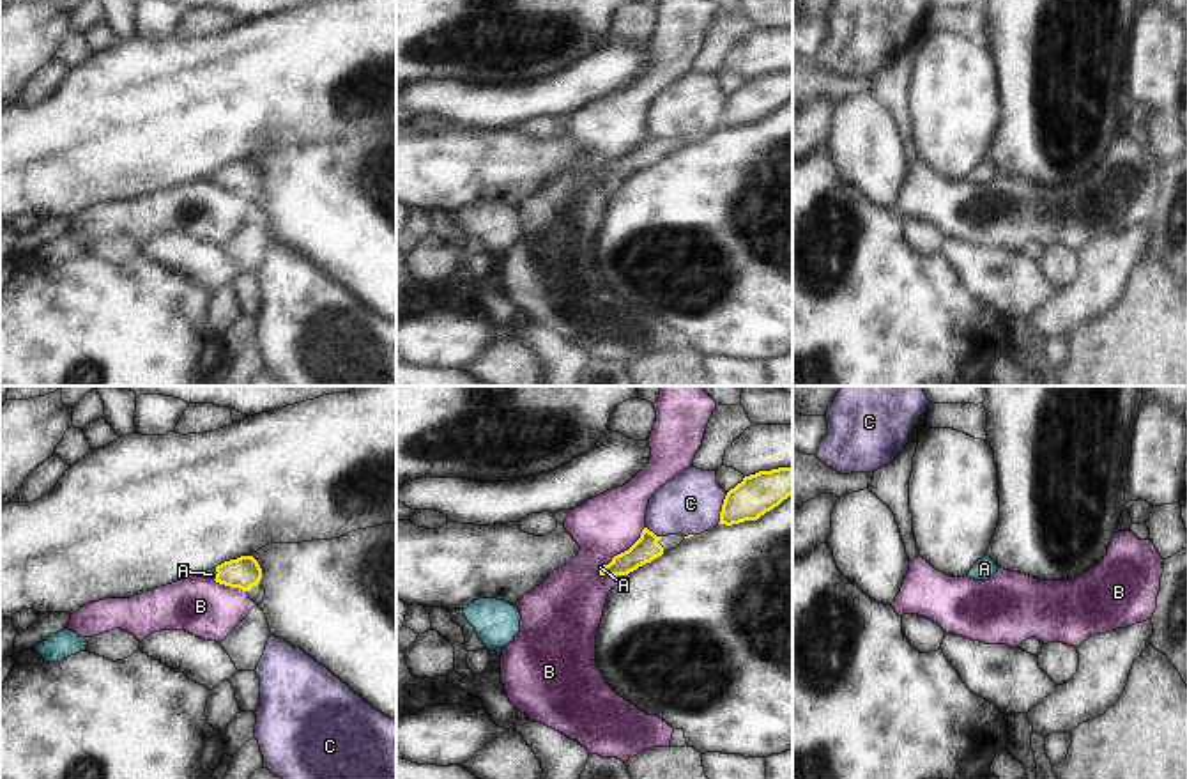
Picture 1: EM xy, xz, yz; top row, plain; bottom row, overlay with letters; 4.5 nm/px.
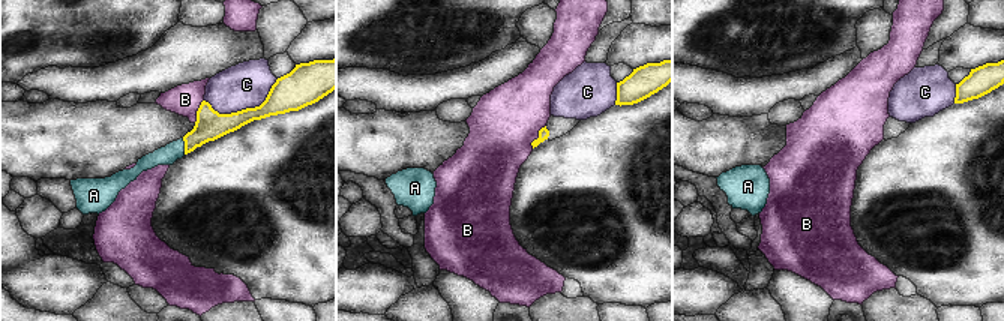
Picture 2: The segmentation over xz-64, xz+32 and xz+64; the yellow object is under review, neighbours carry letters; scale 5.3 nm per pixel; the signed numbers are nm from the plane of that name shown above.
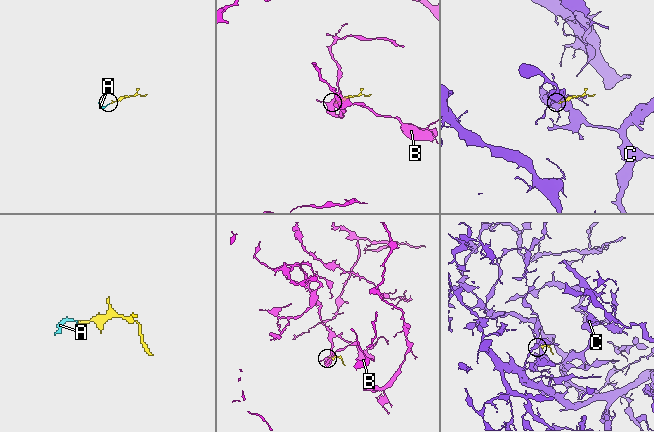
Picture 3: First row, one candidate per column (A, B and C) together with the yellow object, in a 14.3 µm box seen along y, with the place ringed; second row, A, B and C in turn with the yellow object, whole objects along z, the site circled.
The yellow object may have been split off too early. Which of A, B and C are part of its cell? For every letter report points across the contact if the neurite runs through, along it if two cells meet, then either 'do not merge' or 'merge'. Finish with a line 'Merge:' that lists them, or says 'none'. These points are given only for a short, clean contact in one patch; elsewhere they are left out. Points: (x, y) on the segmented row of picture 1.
A: across xz (646, 549), (621, 565), (600, 572), (600, 567) | merge
B: along xz (644, 526), (641, 535), (609, 563) | do not merge
C: do not merge
Merge: A

